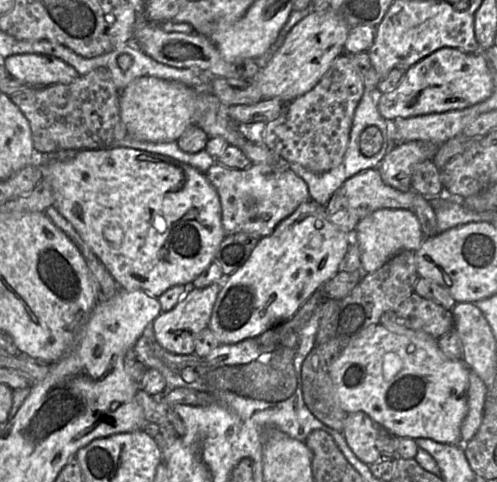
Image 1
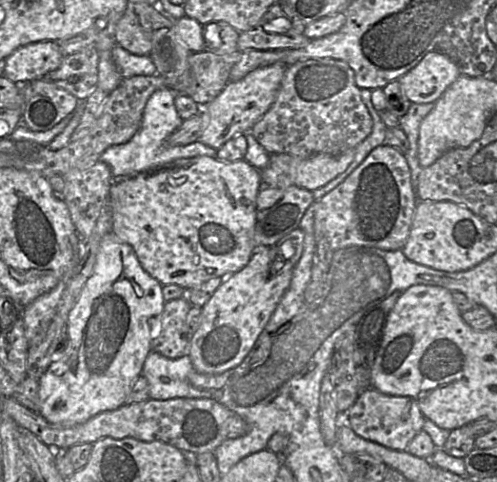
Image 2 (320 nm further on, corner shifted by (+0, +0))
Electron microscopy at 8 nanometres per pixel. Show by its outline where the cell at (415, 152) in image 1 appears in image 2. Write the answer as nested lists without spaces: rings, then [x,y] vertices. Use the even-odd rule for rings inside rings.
[[[386,144],[378,146],[342,183],[314,202],[315,241],[326,237],[333,251],[351,246],[402,250],[417,202],[404,154]]]

